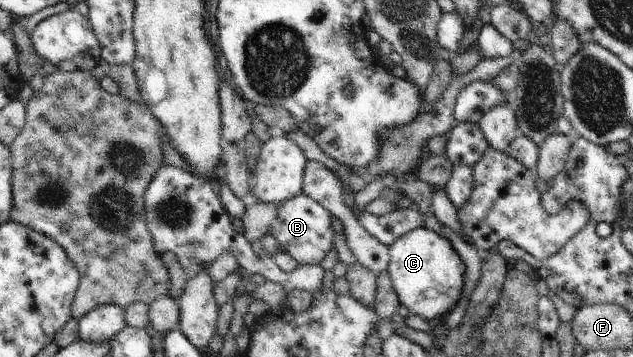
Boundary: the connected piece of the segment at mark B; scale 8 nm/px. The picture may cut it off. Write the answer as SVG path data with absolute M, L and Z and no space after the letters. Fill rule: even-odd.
M300 193L278 207L277 217L270 227L269 234L276 238L280 250L290 253L299 265L320 264L328 255L328 251L334 248L335 232L332 225L332 213L312 197L307 197L306 193Z

